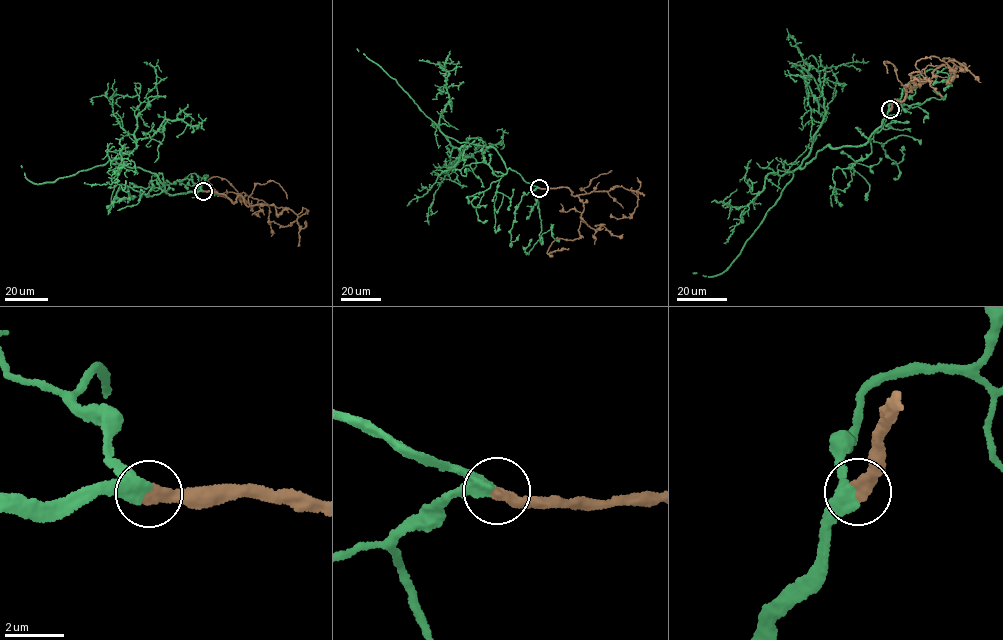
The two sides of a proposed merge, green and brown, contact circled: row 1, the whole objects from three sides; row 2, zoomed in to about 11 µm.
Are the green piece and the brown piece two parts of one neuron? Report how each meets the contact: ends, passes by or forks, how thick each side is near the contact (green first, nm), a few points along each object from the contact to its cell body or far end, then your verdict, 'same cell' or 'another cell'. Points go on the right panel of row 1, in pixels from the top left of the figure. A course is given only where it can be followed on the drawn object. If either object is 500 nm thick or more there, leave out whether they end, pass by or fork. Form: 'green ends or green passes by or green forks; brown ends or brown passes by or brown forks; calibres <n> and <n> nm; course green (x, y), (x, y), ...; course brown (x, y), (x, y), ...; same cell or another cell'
green passes by; brown ends; calibres 400 and 400 nm; course green (890, 109), (864, 144), (833, 148), (828, 145), (801, 167), (825, 112), (817, 68), (869, 61); course brown (890, 109), (907, 86), (912, 92), (911, 73), (921, 59), (946, 62), (954, 76), (945, 84); same cell

